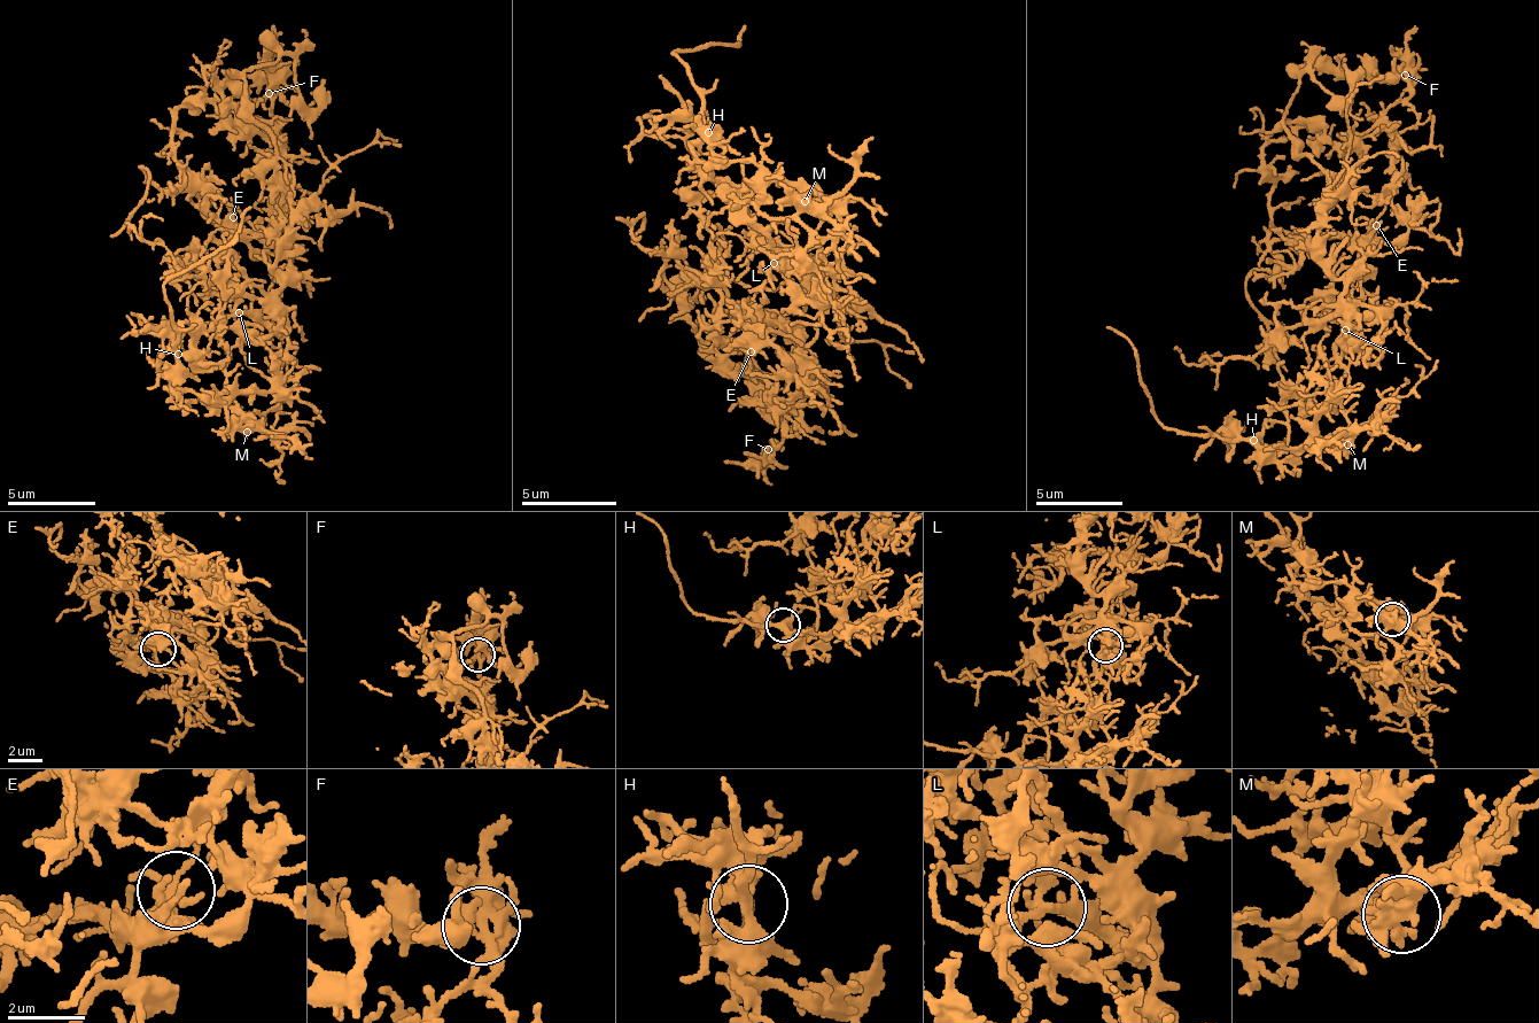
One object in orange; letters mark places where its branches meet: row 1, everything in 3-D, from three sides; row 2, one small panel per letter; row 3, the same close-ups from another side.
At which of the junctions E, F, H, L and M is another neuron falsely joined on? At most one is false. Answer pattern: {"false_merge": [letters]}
{"false_merge": []}

